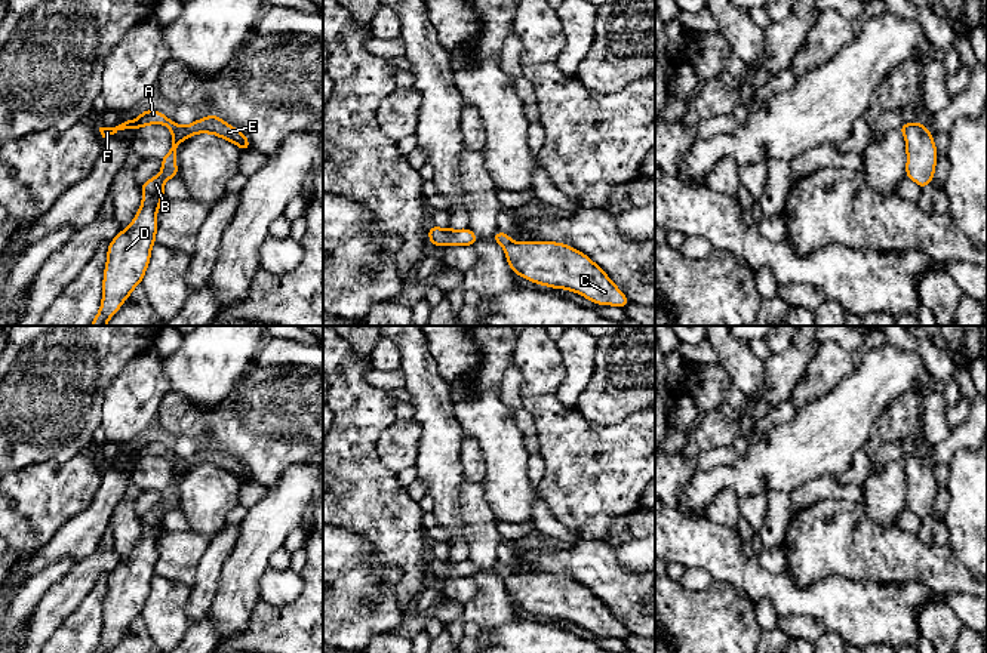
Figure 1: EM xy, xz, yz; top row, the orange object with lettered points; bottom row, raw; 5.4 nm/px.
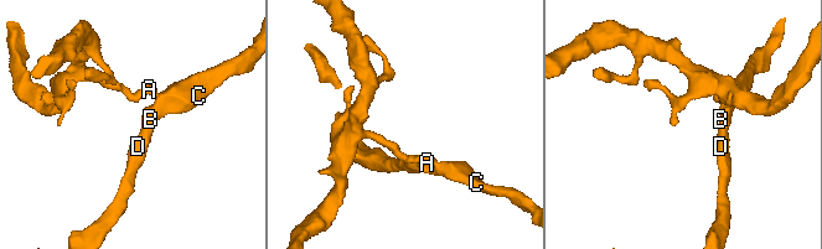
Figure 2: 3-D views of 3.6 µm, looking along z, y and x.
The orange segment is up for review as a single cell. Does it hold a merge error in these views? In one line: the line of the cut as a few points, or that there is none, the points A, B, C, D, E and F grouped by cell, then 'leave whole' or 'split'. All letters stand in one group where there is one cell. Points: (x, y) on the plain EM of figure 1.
cut in xy along (177, 456), (172, 465); A F / B C D E; split

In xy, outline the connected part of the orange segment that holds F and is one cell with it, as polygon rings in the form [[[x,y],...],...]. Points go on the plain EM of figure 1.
[[[142,441],[141,447],[138,450],[135,450],[135,452],[127,450],[113,459],[99,459],[99,463],[101,463],[102,469],[105,469],[105,468],[114,466],[117,463],[123,463],[126,461],[139,462],[141,459],[148,458],[148,456],[167,458],[172,465],[175,463],[176,458],[178,458],[175,455],[175,452],[166,449],[164,446],[162,446],[157,441]]]

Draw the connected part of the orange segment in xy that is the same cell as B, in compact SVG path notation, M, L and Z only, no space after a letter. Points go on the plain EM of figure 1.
M210 444L188 458L176 458L172 465L172 478L160 490L162 503L141 515L142 535L136 548L126 561L122 561L107 582L107 595L102 613L101 640L93 653L108 653L119 644L132 622L142 616L144 606L156 576L157 542L164 530L163 517L167 511L178 509L178 475L197 465L210 465L237 477L243 484L250 481L246 466Z

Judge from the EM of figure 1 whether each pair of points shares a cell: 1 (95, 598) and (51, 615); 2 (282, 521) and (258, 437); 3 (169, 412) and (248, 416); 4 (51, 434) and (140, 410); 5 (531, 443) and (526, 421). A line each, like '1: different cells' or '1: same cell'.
1: different cells
2: different cells
3: same cell
4: different cells
5: same cell

